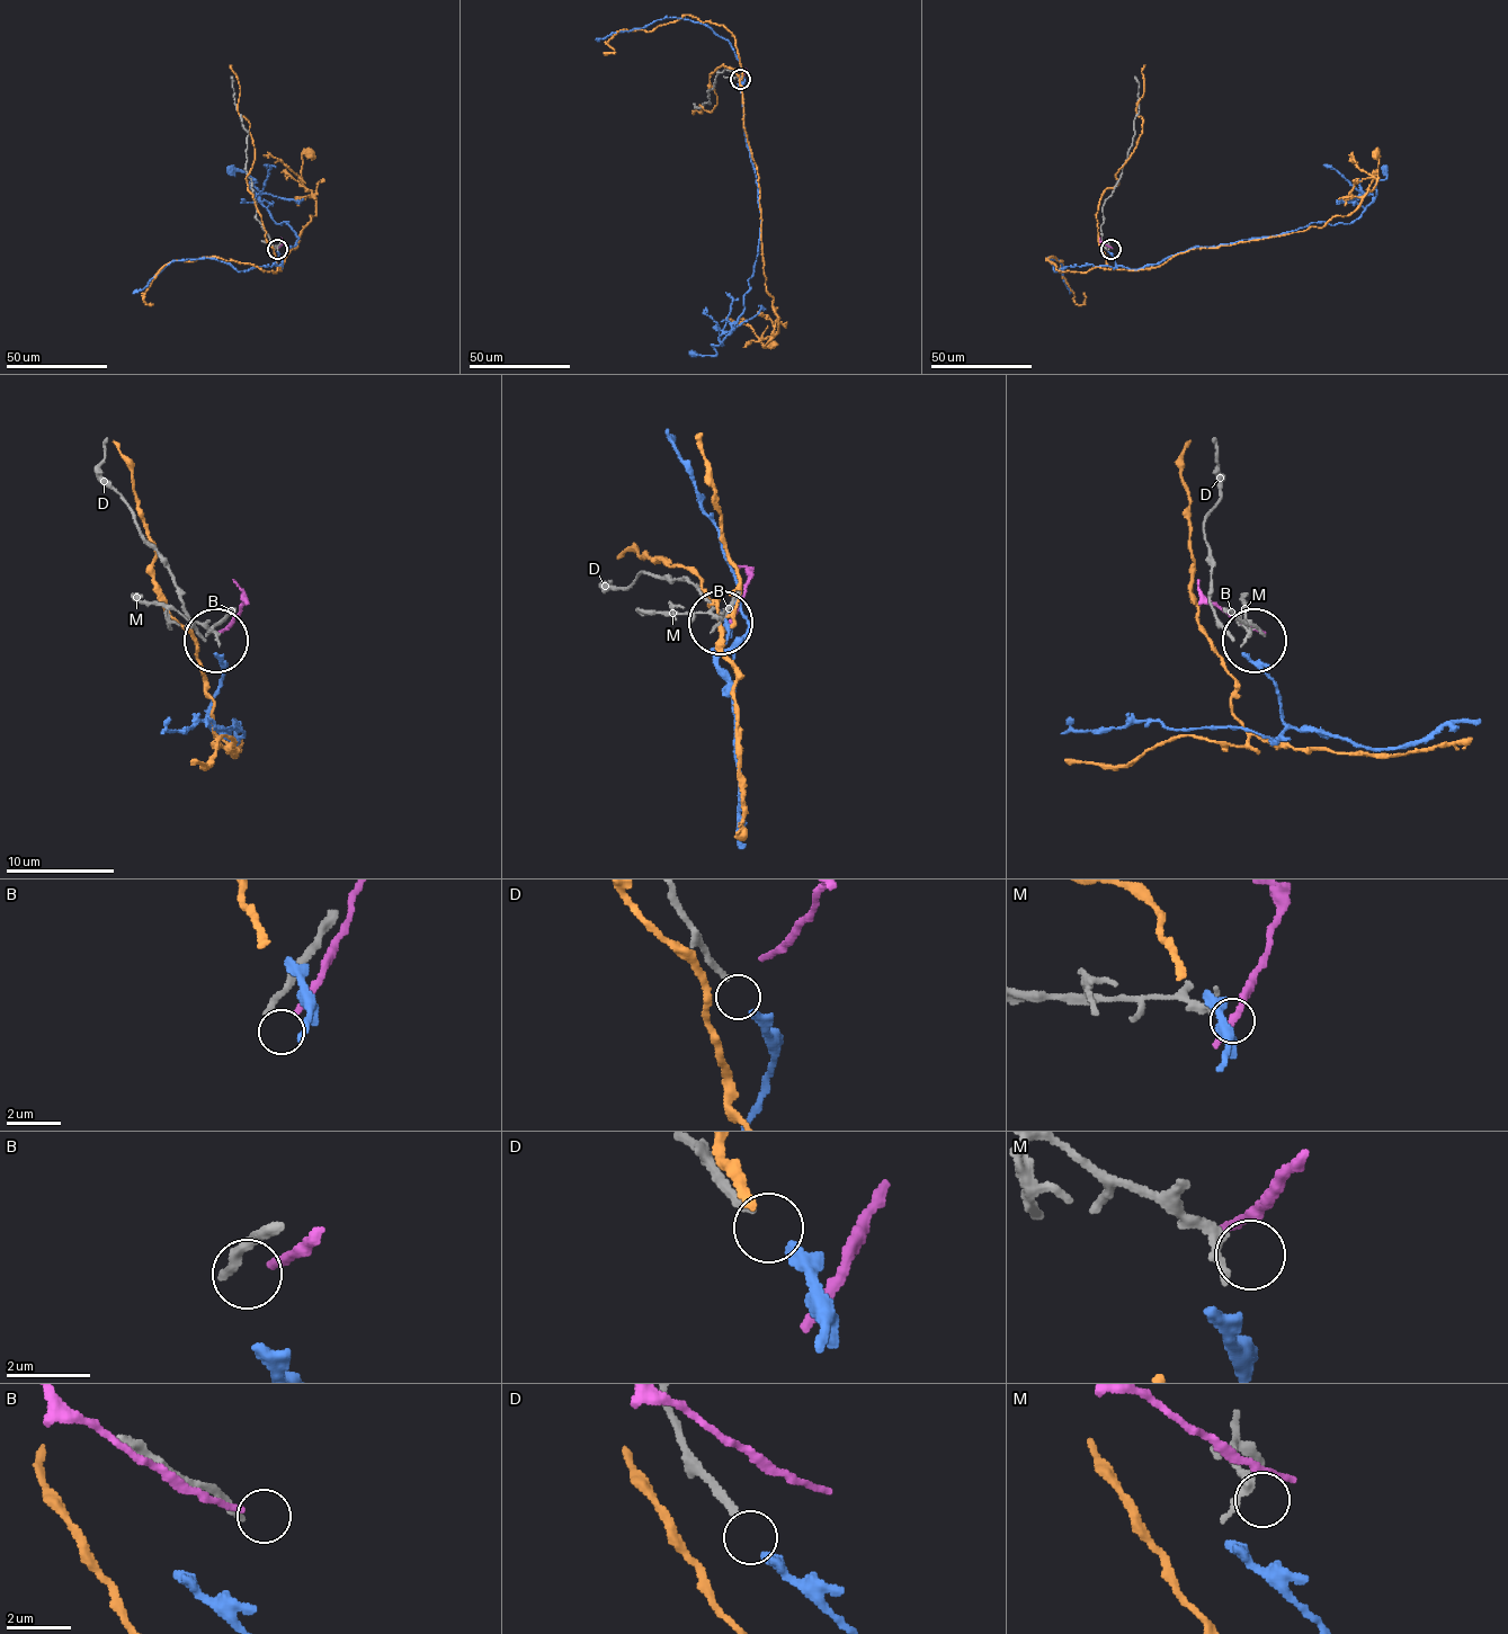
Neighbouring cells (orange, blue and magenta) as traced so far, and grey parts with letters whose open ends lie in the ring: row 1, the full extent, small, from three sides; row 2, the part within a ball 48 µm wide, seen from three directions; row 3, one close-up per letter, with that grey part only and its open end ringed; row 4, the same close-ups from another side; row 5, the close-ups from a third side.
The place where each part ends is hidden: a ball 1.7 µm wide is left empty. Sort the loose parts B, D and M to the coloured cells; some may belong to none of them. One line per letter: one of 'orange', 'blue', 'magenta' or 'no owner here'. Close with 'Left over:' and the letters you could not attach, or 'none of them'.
B: magenta
D: blue
M: no owner here
Left over: M

